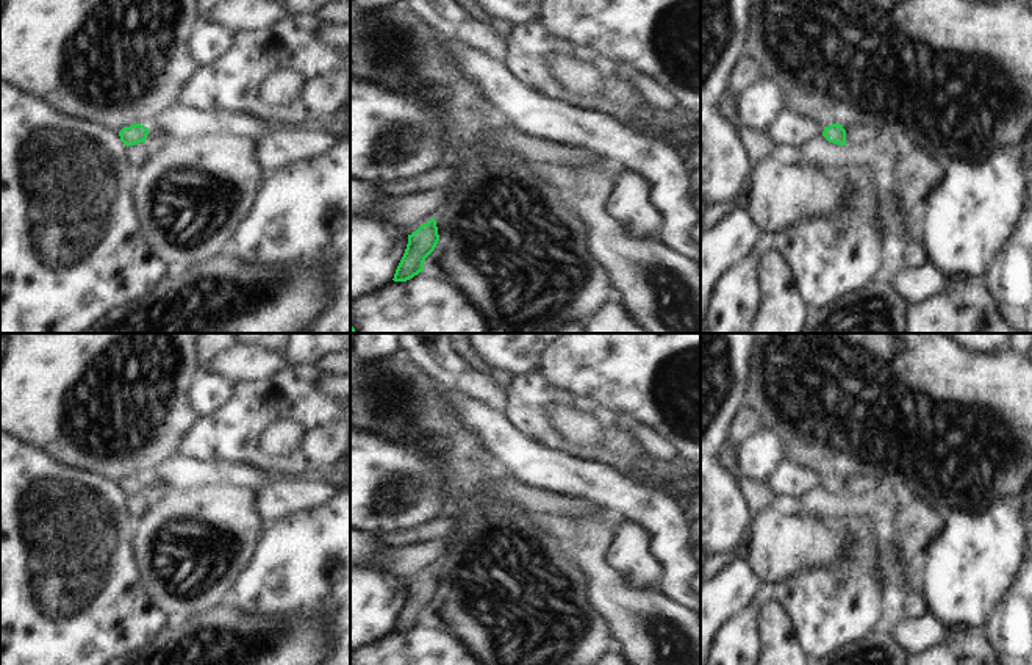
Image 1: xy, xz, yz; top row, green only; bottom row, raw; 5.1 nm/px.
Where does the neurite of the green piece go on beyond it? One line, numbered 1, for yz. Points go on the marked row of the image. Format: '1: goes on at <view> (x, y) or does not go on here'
1: does not go on here

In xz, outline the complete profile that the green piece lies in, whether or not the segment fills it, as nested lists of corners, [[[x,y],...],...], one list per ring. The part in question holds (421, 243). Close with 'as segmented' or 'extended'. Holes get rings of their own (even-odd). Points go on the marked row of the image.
[[[435,216],[408,235],[405,253],[396,269],[394,282],[407,282],[424,271],[425,258],[435,250],[439,241]]] | as segmented

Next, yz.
[[[840,124],[824,127],[822,136],[833,144],[846,146],[846,130]]] | as segmented

